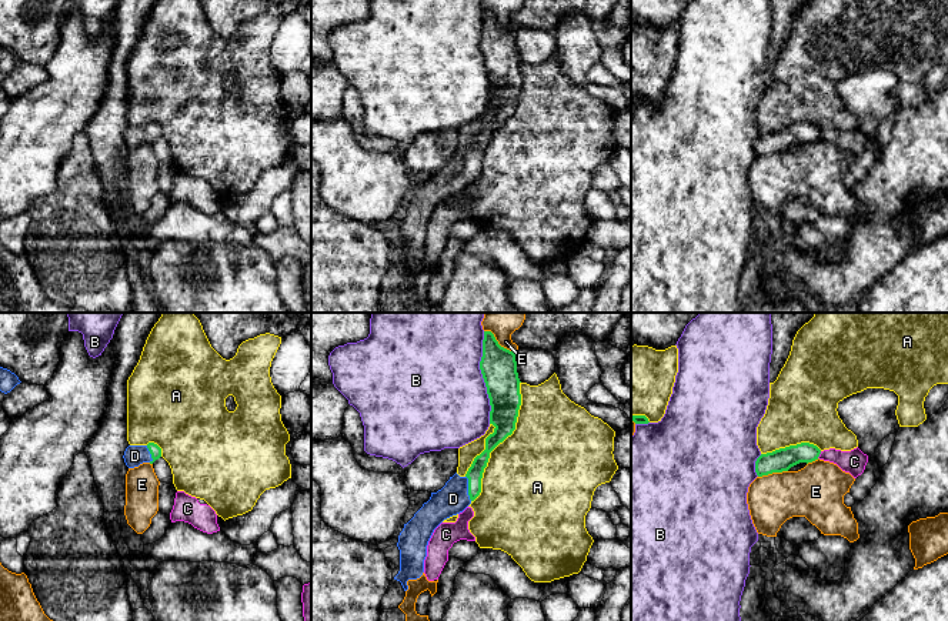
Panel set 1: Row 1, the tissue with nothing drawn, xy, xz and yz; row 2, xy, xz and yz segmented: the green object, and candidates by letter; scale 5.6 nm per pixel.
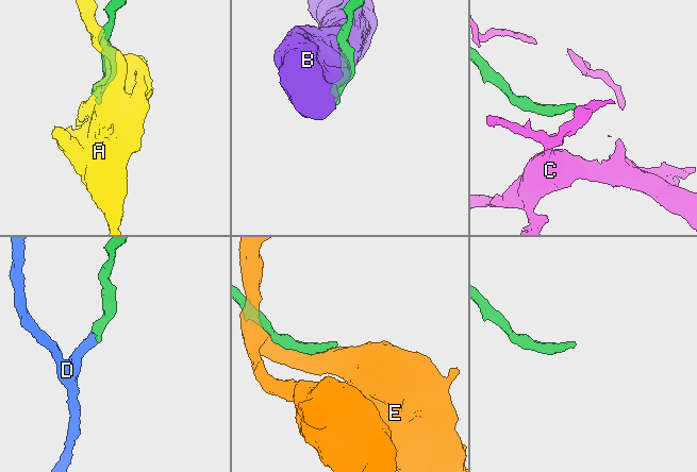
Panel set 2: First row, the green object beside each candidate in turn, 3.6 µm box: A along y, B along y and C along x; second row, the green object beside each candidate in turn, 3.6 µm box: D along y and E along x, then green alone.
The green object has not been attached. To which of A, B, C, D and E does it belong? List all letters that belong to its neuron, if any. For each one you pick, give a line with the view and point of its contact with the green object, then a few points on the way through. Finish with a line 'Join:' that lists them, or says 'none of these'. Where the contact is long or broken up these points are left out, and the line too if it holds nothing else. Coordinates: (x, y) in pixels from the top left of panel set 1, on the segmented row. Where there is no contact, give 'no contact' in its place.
D: meets green in xz at (469, 488); runs through xz (474, 474), (469, 488), (461, 490), (453, 498)
Join: D

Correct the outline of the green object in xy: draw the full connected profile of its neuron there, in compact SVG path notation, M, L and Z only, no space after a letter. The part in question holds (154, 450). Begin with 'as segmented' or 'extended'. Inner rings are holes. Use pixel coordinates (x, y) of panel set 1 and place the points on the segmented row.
extended; M148 443L147 445L128 445L123 455L128 468L138 467L143 463L153 464L160 457L161 448L154 443Z

